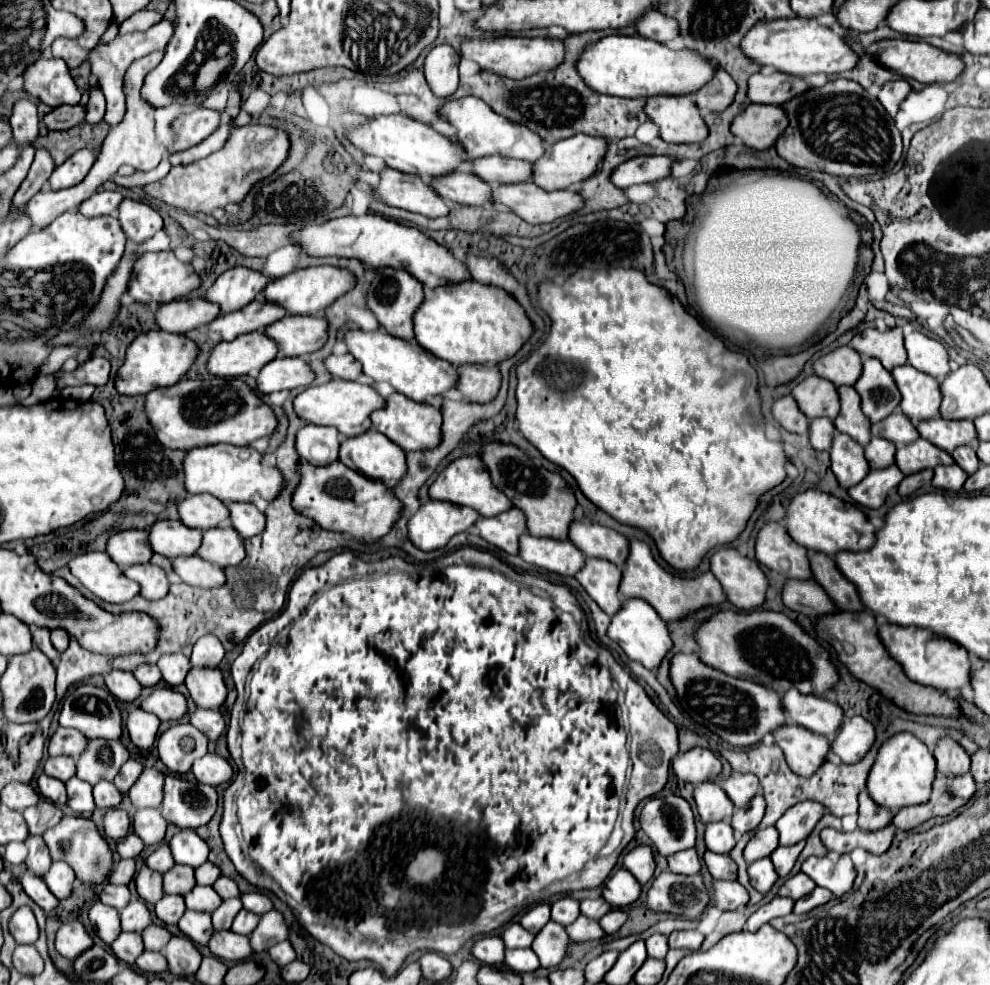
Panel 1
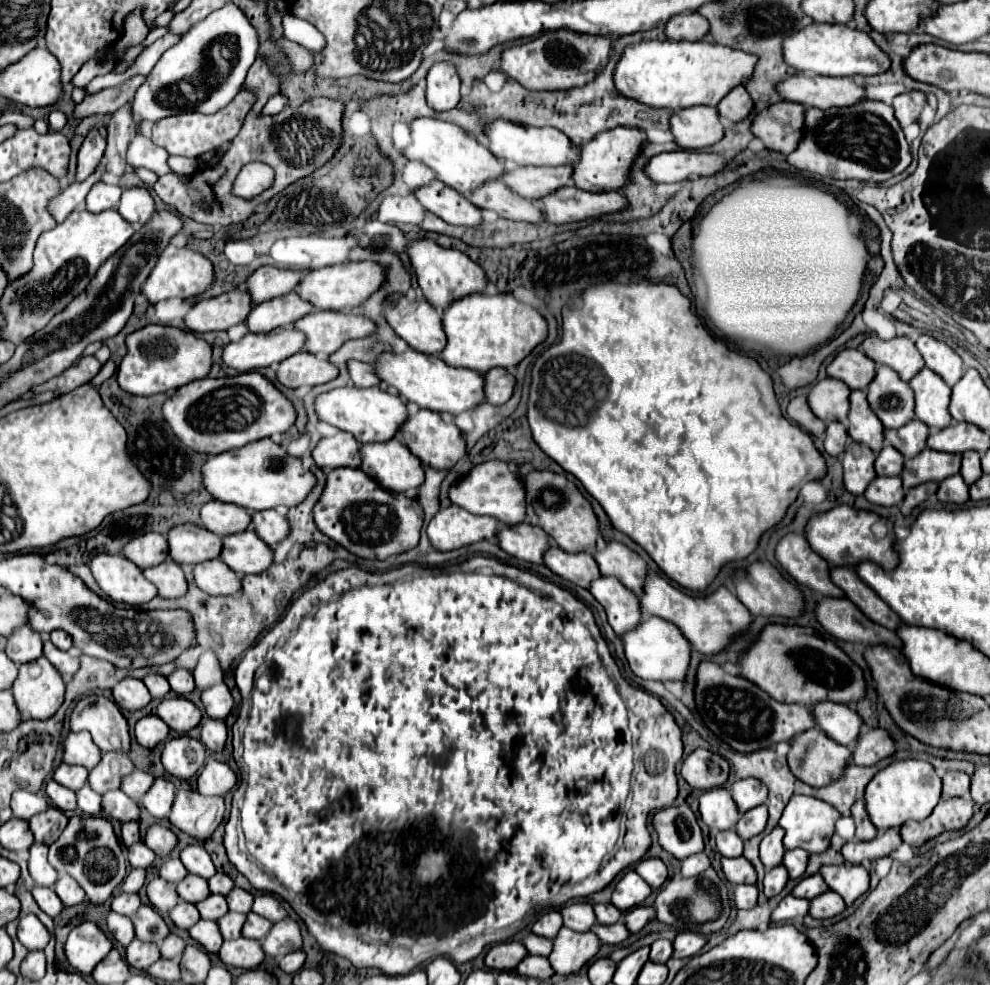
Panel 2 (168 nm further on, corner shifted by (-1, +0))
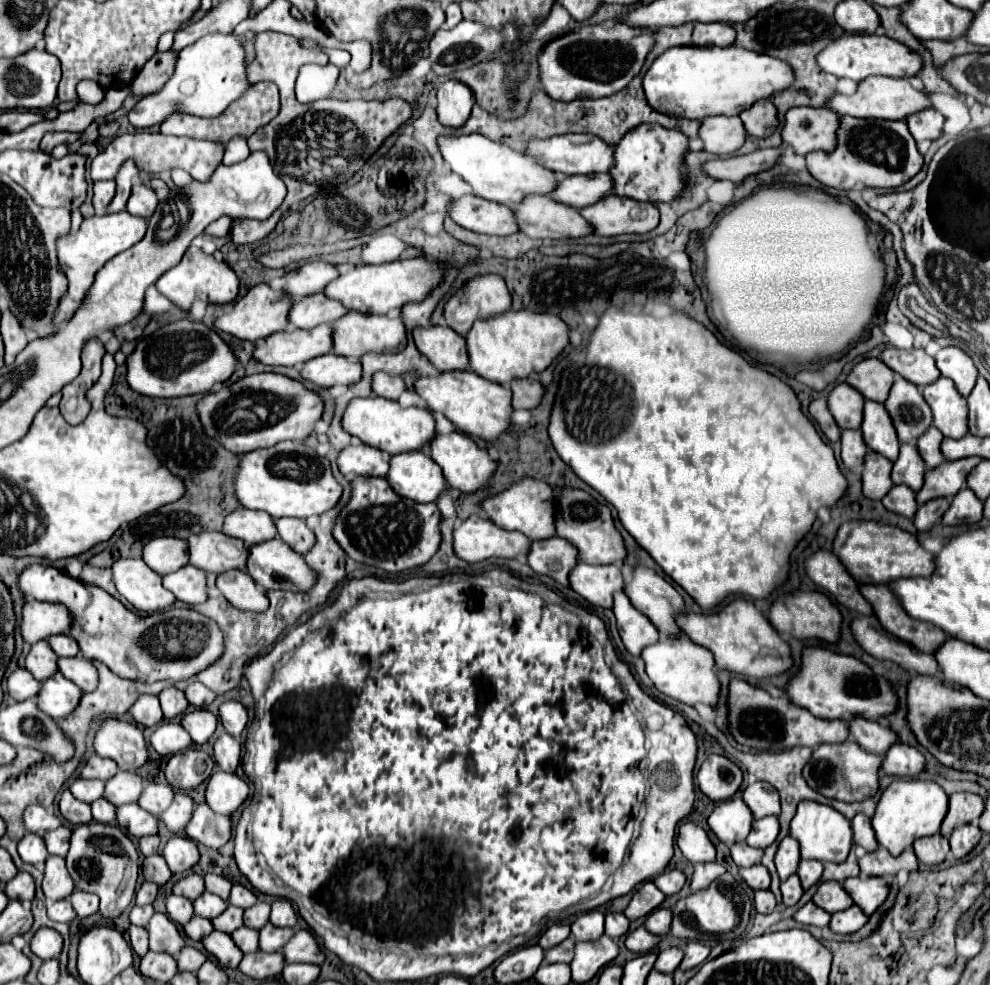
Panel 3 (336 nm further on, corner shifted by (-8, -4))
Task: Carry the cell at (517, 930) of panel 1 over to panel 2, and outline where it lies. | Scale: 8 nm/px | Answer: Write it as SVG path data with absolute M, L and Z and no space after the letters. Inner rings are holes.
M527 933L521 943L525 945L525 949L533 955L543 955L547 957L551 953L551 939L545 939L545 937L537 937L533 933Z

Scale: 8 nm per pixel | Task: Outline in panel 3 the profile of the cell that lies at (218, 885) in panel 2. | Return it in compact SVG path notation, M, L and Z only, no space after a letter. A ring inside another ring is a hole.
M236 883L236 885L232 887L232 893L230 893L230 905L248 909L248 907L252 907L254 903L256 903L256 895L254 895L250 889L246 889L246 887L240 885L240 883Z

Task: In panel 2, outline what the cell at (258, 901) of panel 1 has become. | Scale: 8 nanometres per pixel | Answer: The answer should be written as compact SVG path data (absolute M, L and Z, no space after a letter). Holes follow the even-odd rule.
M257 895L255 901L253 901L253 907L251 907L253 913L277 923L279 919L285 919L287 913L285 909L281 907L281 903L273 897L273 895Z

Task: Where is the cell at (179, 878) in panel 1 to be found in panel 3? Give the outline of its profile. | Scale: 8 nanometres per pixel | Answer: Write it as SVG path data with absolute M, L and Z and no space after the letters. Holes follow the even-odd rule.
M208 891L194 901L194 913L204 919L214 919L216 915L222 915L226 907L228 907L228 903L224 899L220 899Z

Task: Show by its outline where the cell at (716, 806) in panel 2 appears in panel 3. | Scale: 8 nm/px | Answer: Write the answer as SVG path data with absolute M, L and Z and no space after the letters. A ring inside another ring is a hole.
M740 795L718 803L712 815L708 817L710 829L726 845L746 841L752 829L752 821L752 811L748 811L748 805Z

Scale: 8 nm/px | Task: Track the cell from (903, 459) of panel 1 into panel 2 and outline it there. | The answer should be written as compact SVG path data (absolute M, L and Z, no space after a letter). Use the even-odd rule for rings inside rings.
M923 449L917 457L905 461L901 473L903 487L911 489L927 481L943 481L945 477L959 473L959 467L961 467L961 455Z

